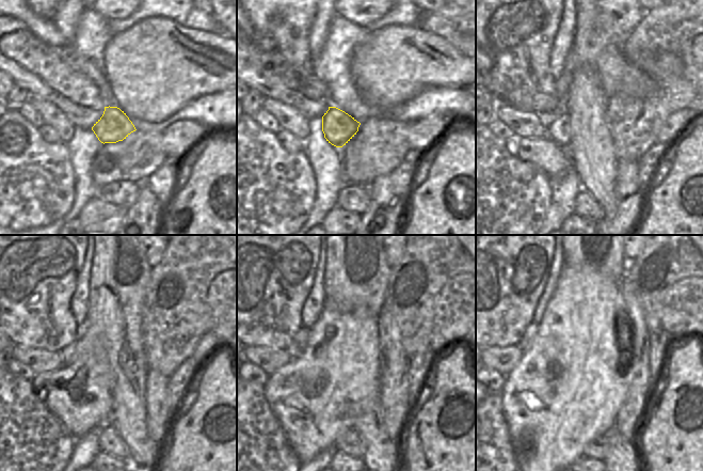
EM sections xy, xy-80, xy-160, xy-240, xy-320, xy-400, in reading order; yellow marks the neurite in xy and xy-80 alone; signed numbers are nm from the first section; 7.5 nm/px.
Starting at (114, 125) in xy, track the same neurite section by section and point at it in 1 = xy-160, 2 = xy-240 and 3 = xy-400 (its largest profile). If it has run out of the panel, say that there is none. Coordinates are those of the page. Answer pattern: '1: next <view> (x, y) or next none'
1: next xy-160 (559, 128)
2: next xy-240 (67, 354)
3: next xy-400 (529, 334)

